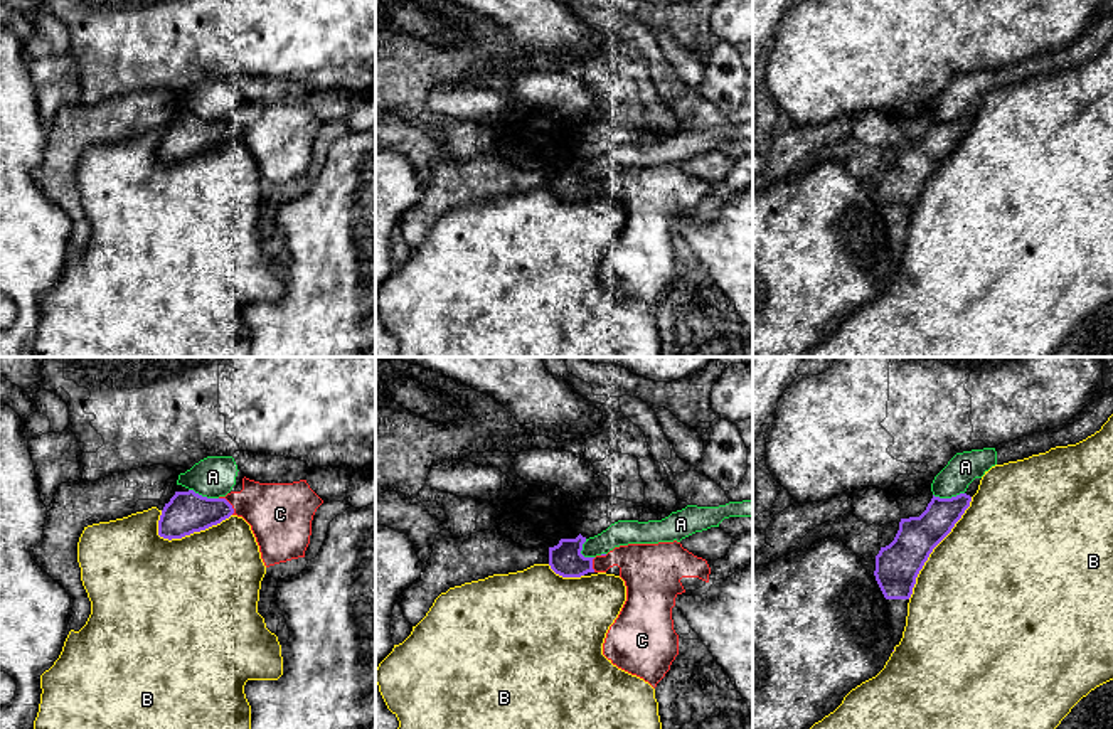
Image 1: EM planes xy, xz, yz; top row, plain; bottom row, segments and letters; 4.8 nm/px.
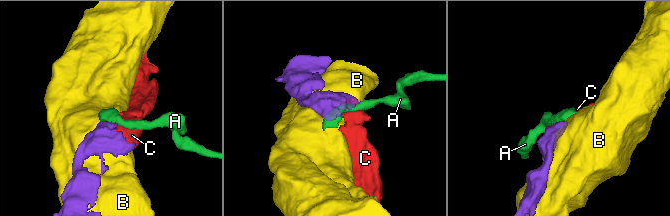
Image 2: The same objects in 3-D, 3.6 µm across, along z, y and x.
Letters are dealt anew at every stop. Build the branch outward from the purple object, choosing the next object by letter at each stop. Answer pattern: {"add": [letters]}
{"add": ["C"]}

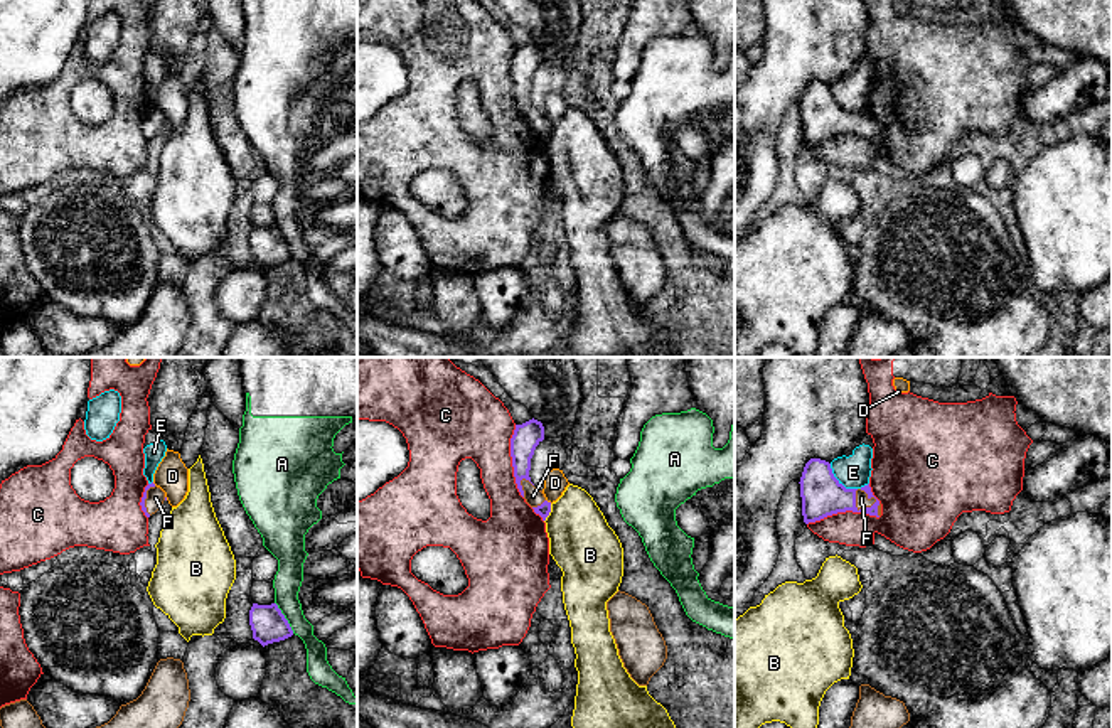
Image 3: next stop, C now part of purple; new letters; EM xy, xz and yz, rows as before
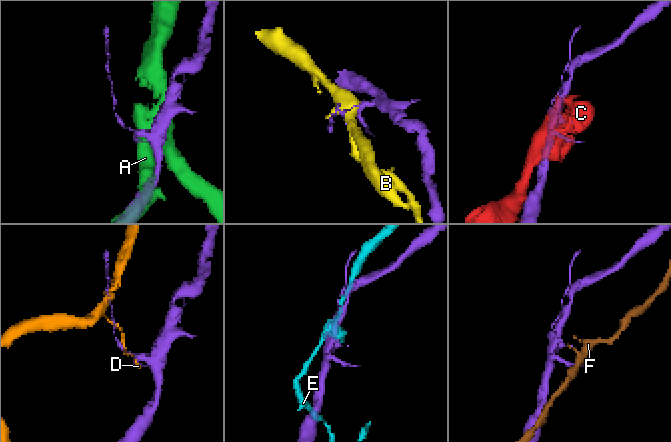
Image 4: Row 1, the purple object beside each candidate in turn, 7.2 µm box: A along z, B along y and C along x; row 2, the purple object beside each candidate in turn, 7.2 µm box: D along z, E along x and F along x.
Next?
{"add": []}

